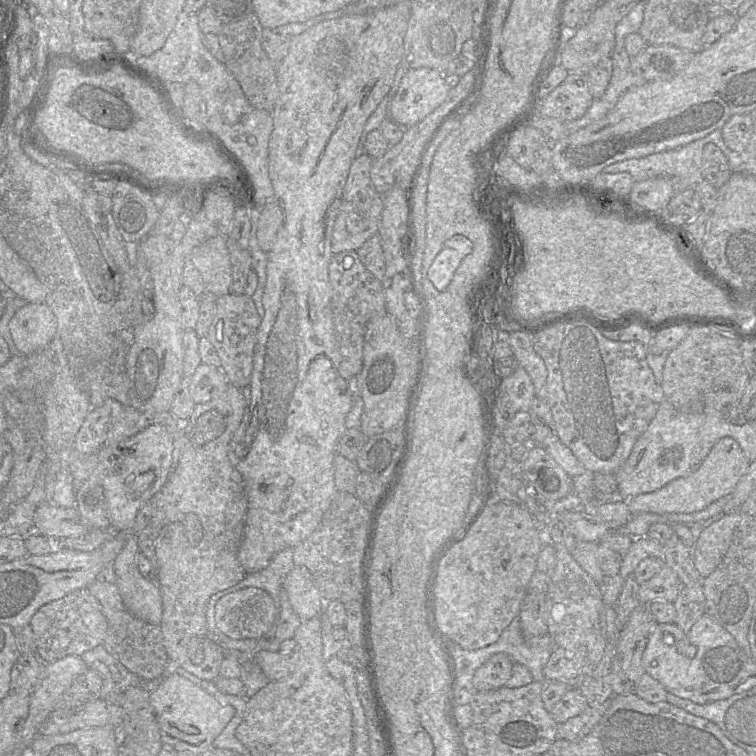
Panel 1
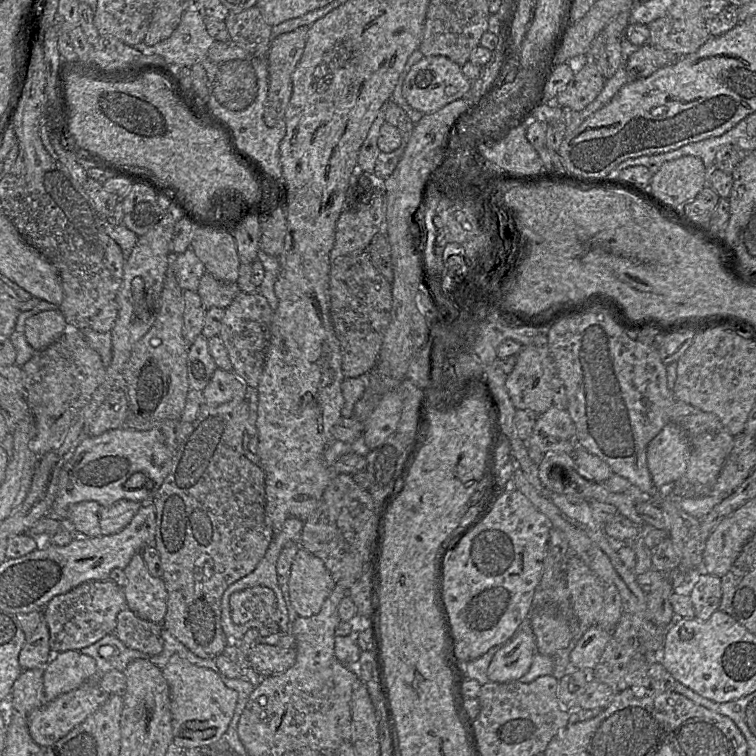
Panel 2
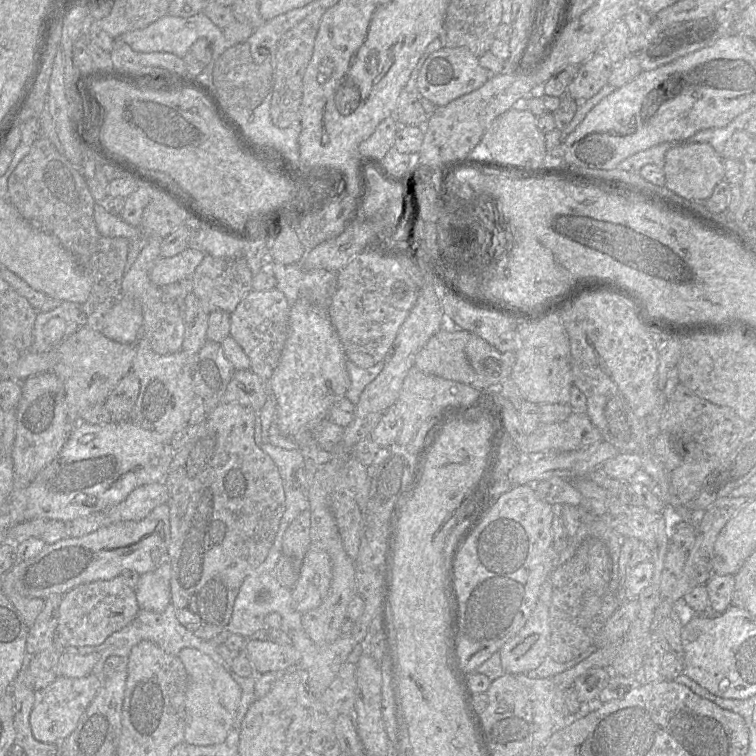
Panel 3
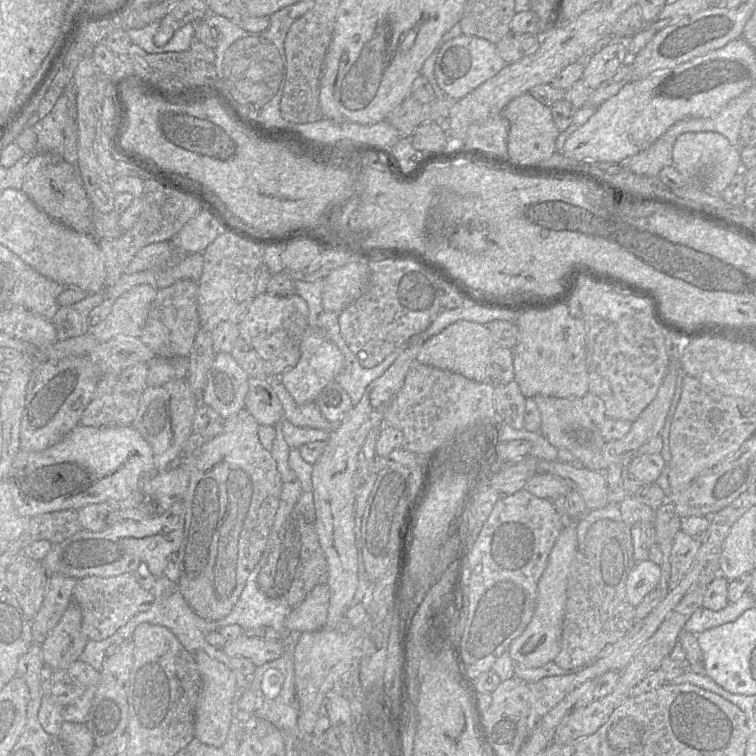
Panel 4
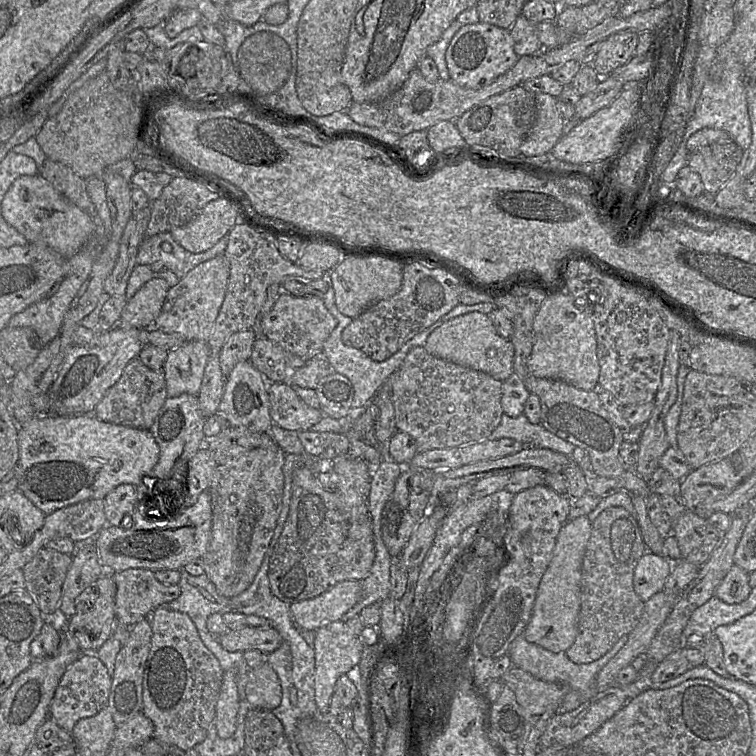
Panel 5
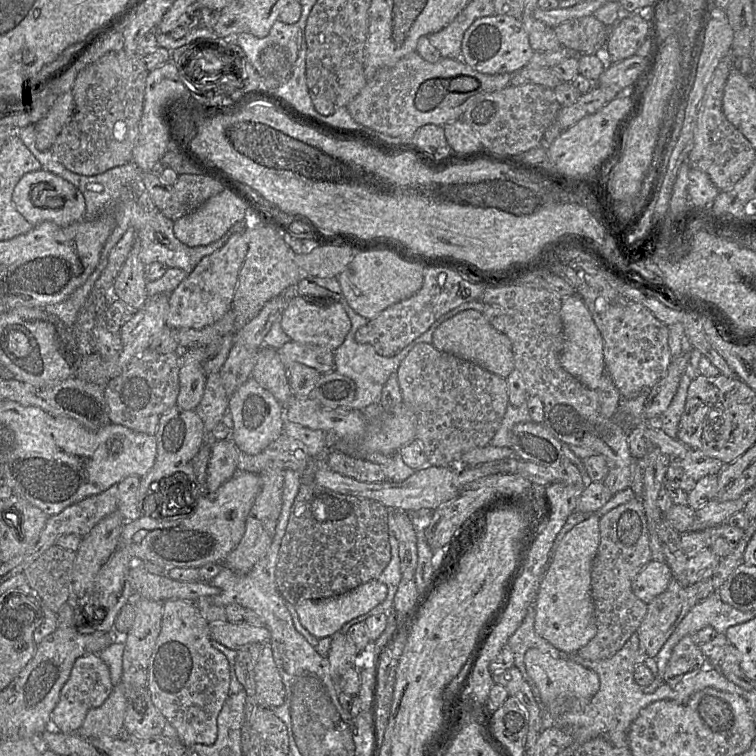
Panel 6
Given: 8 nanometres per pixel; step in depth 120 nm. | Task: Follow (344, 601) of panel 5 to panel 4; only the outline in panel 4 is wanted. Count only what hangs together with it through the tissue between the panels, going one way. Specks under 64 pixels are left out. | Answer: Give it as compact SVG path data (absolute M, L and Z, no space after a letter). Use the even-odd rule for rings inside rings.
M316 586L299 605L292 607L284 620L291 633L302 634L325 627L329 607L329 586Z

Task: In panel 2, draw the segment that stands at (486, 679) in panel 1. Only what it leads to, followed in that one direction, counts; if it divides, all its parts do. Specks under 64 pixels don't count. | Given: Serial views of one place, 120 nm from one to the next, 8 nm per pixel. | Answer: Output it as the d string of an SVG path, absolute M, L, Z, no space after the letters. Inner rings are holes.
M526 618L511 640L504 644L493 656L487 676L491 682L517 681L526 674L537 652L536 637Z

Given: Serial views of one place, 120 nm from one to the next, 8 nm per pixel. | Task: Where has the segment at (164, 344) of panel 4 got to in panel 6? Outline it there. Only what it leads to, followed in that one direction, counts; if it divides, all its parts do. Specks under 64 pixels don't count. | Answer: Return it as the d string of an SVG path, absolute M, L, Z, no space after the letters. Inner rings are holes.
M247 230L232 235L225 245L203 258L169 294L166 326L173 329L203 328L220 320L231 308L239 273L248 251Z

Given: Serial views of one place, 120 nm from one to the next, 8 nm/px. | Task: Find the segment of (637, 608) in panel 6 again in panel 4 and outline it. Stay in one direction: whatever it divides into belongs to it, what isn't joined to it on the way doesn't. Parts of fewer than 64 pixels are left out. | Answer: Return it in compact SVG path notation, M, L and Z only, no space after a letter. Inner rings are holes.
M601 519L589 528L584 540L578 545L568 574L561 650L553 660L563 669L573 669L589 663L606 644L614 644L623 638L636 622L635 607L629 603L626 593L627 577L636 564L630 529L624 522Z

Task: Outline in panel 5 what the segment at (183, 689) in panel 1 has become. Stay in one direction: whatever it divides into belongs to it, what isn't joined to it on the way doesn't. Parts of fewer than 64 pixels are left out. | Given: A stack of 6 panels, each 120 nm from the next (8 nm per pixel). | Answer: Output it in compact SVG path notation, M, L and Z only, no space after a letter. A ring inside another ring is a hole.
M224 671L214 719L217 735L220 738L228 739L234 734L238 708L239 695L236 684L236 671Z

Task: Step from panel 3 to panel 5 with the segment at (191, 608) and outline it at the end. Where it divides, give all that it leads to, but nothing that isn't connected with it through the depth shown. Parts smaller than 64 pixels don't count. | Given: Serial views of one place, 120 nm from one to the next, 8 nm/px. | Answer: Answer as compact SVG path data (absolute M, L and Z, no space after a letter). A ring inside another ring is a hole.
M269 432L261 433L261 445L216 465L207 492L212 507L209 543L202 557L205 575L225 597L245 591L258 572L281 511L285 452Z

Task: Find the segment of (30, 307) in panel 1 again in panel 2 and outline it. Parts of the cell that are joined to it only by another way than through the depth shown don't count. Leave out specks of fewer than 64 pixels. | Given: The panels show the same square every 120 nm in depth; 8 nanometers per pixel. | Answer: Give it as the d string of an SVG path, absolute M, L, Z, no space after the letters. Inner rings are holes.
M43 310L26 320L24 334L37 352L52 345L69 327L60 310Z

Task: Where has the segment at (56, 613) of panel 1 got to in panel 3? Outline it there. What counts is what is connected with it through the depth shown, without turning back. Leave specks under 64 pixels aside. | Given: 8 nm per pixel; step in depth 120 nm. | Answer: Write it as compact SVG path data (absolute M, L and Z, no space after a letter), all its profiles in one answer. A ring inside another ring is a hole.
M120 576L111 580L98 580L76 586L62 595L59 608L55 643L62 648L79 648L81 646L98 646L113 633L130 624L141 611L134 588L128 586Z

